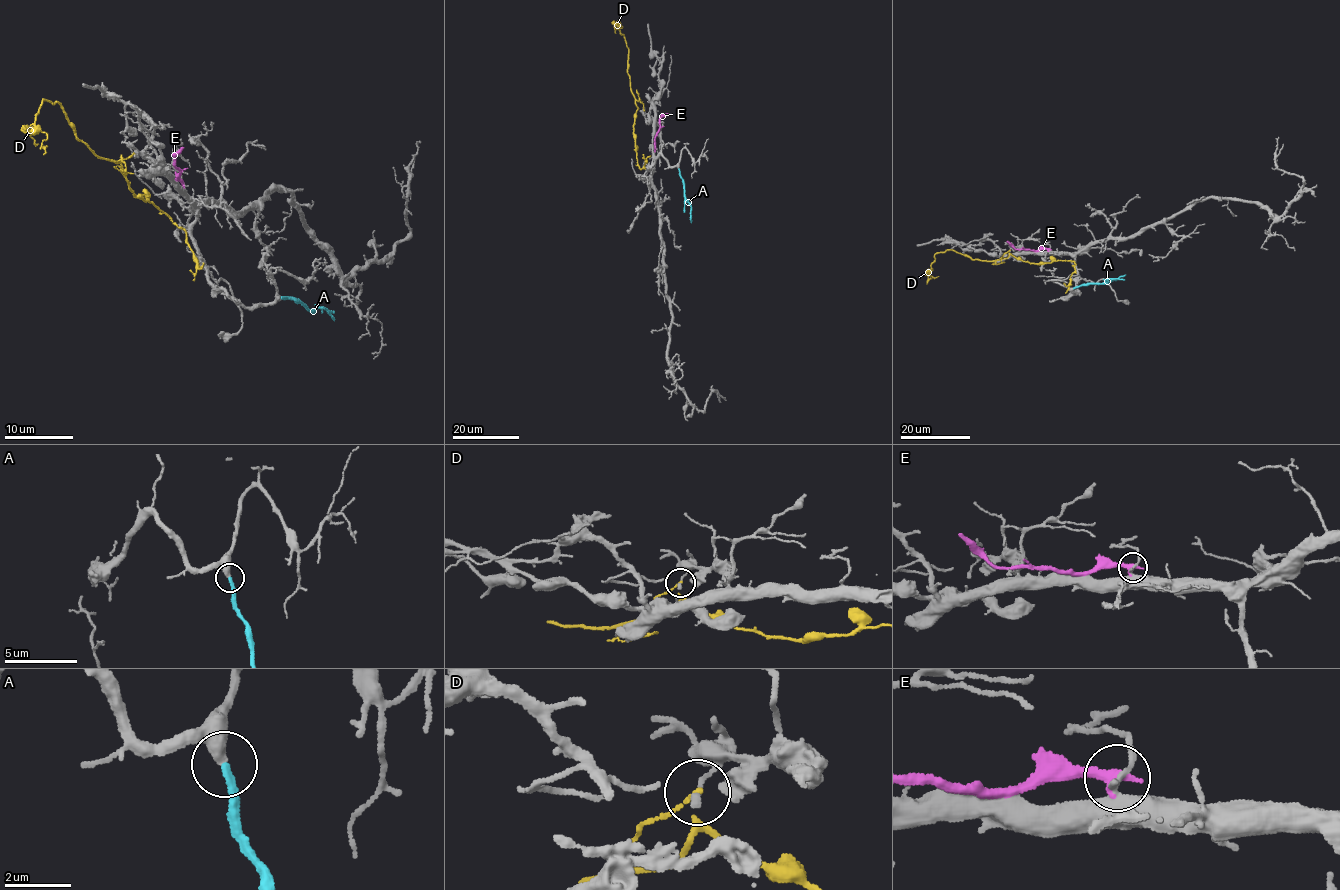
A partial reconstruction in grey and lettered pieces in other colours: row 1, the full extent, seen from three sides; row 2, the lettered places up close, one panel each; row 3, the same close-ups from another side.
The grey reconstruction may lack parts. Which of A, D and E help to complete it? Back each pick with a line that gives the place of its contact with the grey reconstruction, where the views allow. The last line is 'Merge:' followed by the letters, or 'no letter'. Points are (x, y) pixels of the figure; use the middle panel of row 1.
A: (678, 168)
Merge: A

